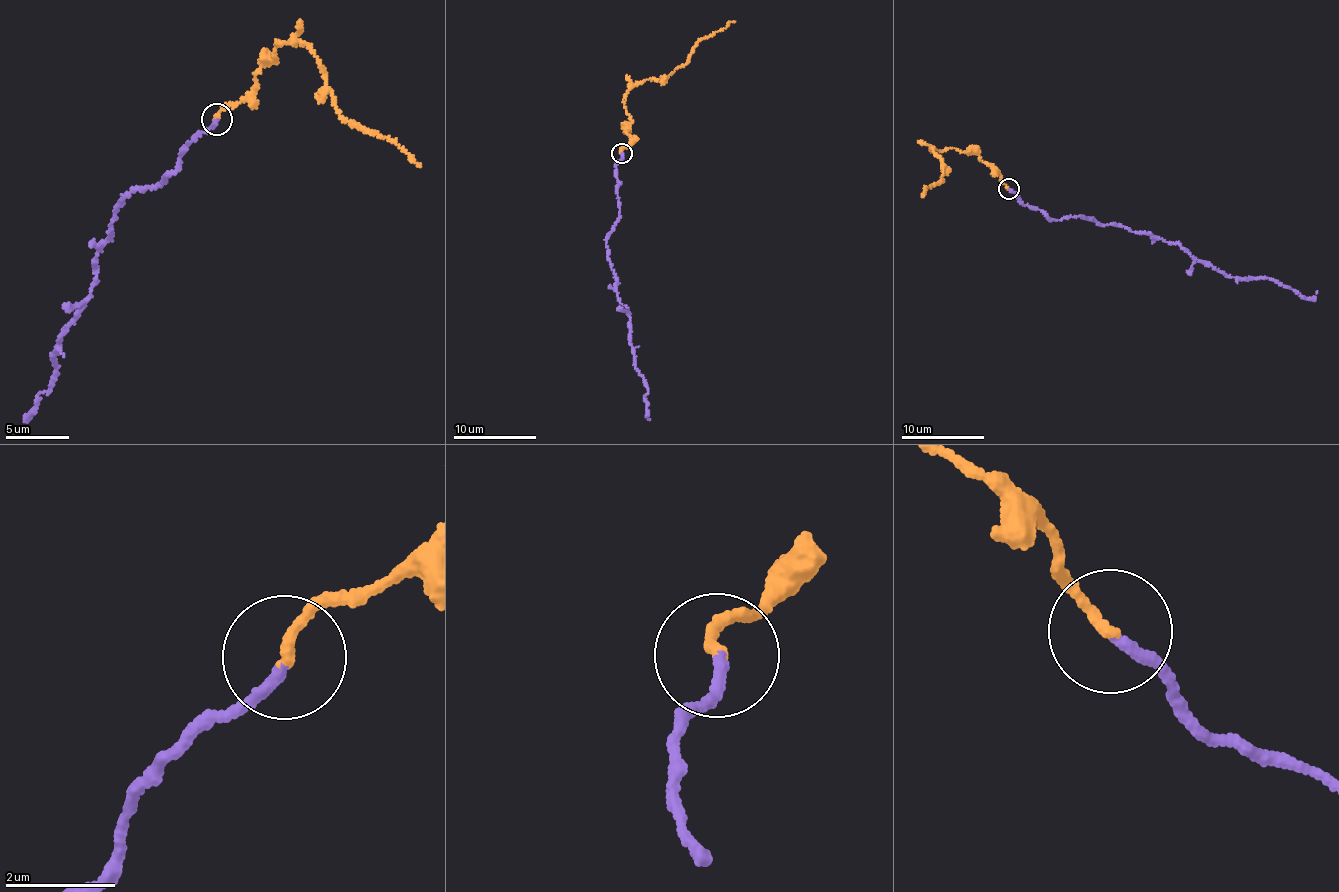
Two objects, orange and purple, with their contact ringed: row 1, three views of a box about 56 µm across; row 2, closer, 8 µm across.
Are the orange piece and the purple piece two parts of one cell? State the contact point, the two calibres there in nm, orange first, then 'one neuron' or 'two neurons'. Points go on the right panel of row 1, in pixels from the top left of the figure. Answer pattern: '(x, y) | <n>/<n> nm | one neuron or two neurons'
(1008, 188) | 190/190 nm | two neurons

